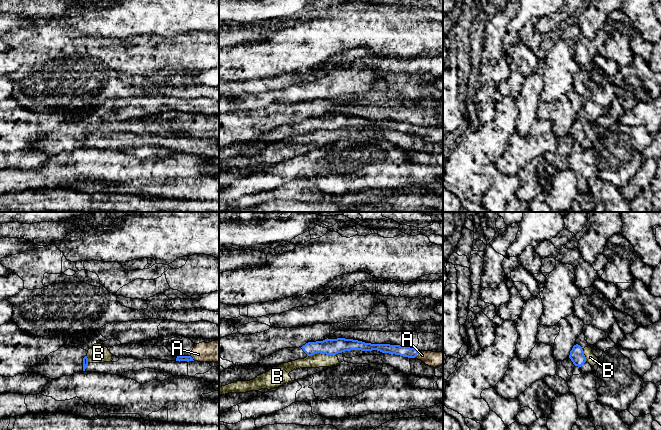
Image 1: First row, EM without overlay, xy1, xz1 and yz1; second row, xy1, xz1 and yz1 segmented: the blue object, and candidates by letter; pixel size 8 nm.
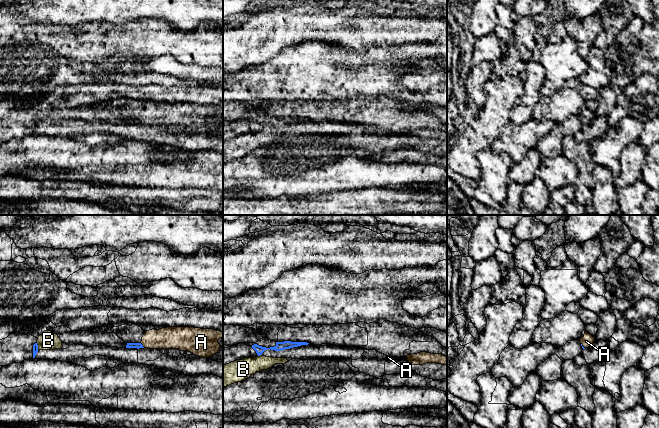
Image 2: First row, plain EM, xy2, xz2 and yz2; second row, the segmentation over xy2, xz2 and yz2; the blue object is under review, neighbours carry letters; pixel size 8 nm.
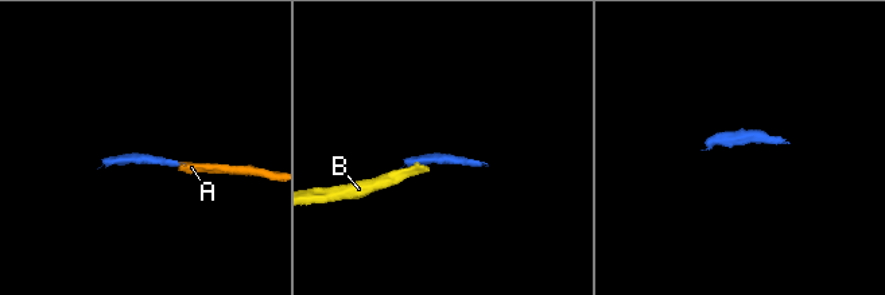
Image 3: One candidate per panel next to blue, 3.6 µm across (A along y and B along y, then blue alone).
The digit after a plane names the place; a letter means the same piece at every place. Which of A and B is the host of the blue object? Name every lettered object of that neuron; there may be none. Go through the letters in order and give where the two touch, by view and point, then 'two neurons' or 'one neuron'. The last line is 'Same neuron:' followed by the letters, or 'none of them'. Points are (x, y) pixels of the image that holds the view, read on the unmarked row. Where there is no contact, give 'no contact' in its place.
A: xz1 (417, 129) | one neuron
B: xz1 (321, 129) | two neurons
Same neuron: A

